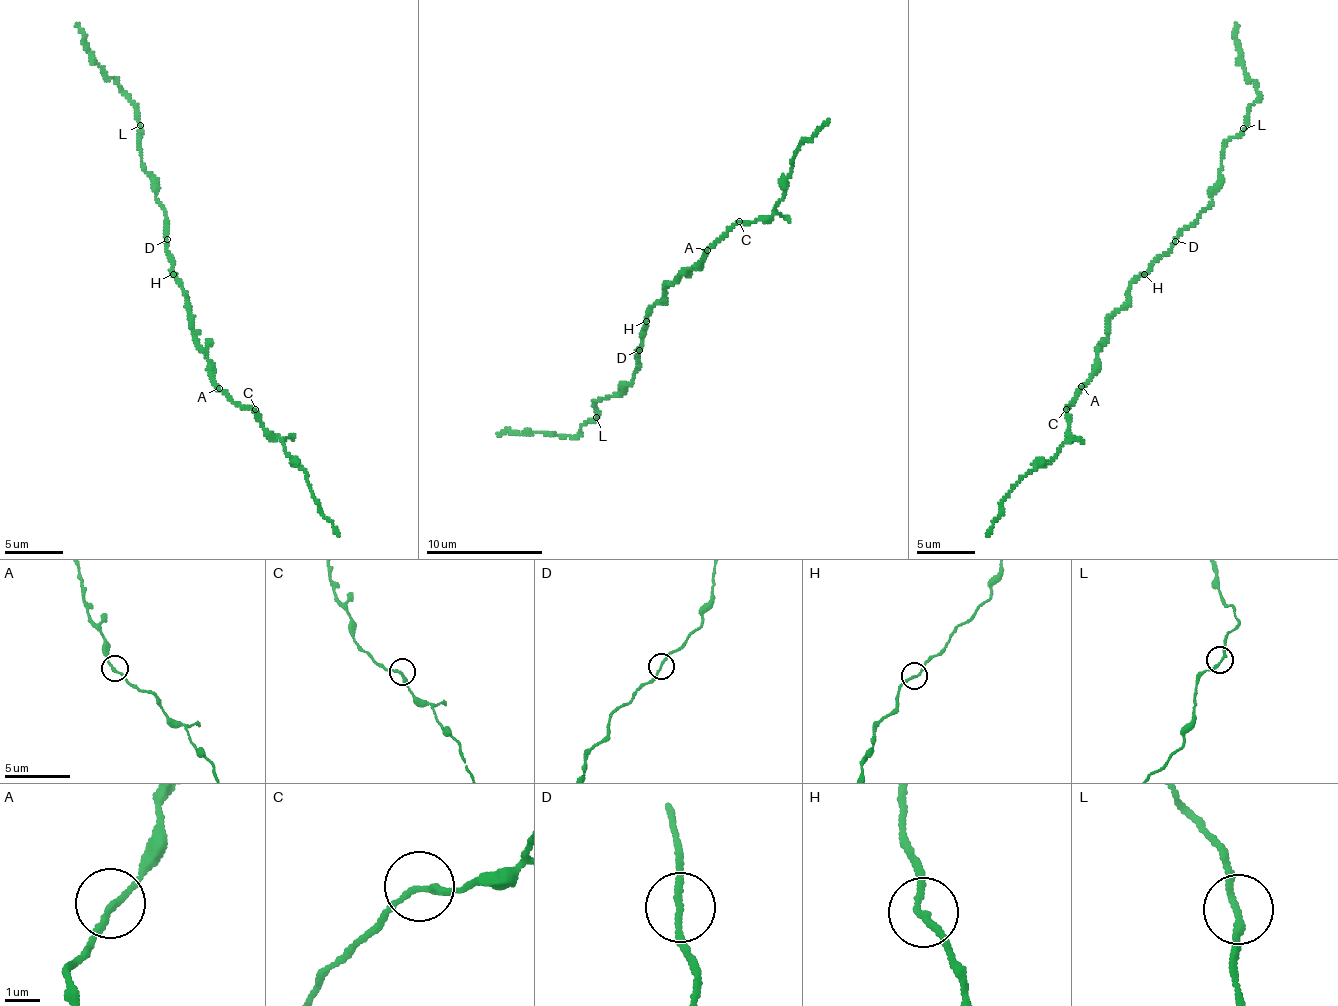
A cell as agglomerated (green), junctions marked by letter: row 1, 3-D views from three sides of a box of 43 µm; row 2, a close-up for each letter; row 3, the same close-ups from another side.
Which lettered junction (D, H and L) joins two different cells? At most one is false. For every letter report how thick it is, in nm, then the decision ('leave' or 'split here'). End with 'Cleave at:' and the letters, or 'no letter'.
D: 170 nm | leave
H: 180 nm | leave
L: 190 nm | leave
Cleave at: no letter

